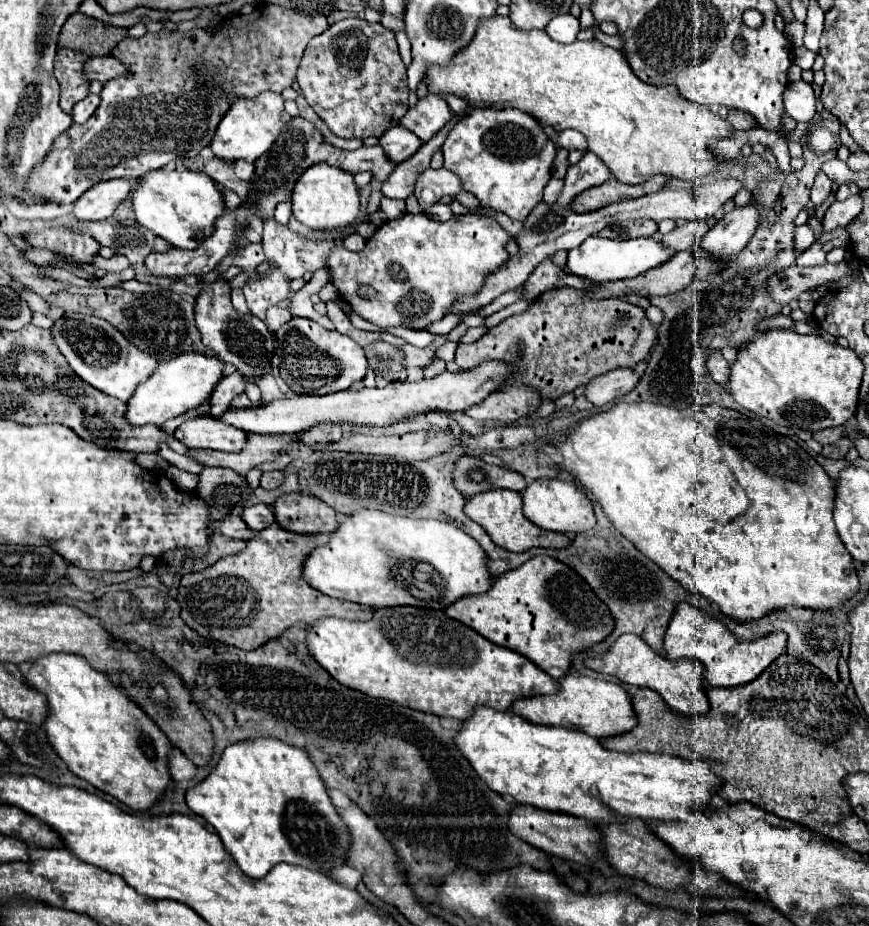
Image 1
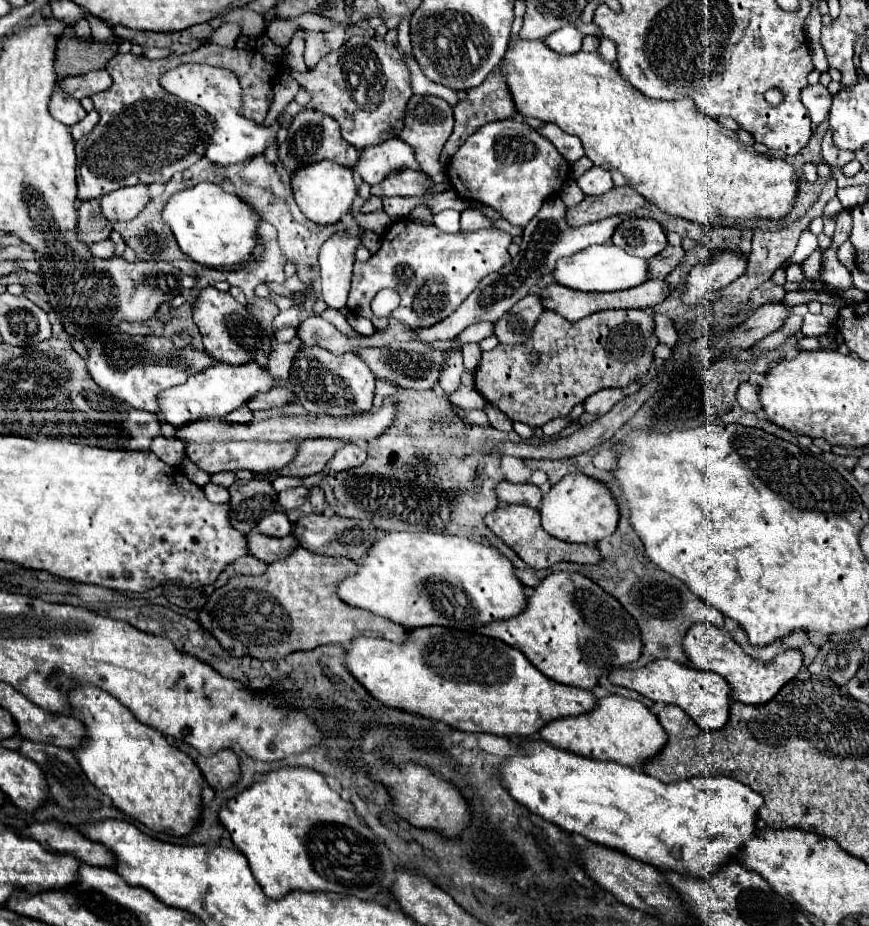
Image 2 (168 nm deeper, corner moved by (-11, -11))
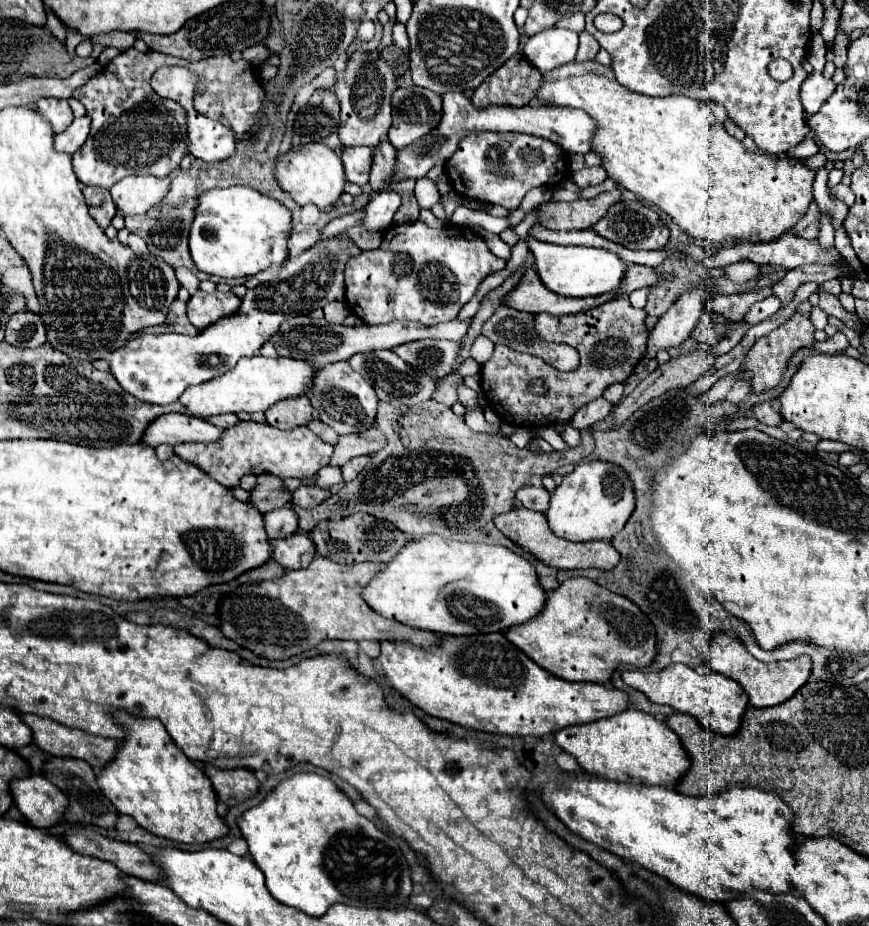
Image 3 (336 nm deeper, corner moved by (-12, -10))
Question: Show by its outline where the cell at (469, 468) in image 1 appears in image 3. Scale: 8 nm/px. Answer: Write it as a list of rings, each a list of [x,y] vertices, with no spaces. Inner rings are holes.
[[[523,486],[515,494],[517,502],[525,508],[545,512],[549,508],[549,492],[543,486]]]

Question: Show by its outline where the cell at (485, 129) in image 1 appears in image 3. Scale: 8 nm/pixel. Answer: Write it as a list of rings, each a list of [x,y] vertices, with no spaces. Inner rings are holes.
[[[475,132],[461,140],[445,170],[459,196],[517,210],[533,186],[555,186],[567,176],[567,158],[557,144],[545,138],[519,132]]]

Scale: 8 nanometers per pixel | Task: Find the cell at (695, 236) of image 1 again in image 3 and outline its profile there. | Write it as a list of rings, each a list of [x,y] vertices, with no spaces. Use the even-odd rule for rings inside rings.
[[[631,264],[625,272],[625,280],[621,282],[621,292],[623,294],[631,294],[633,290],[637,288],[643,288],[643,286],[653,286],[661,280],[661,274],[651,268],[651,266],[643,266],[643,264]]]

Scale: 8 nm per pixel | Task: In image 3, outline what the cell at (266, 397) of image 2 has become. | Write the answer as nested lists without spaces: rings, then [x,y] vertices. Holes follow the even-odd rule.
[[[295,396],[273,404],[273,408],[267,408],[265,416],[271,426],[291,430],[295,426],[303,426],[309,420],[313,420],[315,410],[311,408],[311,402],[307,396]]]

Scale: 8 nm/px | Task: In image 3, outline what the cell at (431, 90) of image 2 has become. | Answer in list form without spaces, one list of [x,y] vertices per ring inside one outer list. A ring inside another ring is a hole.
[[[395,24],[395,28],[393,28],[393,42],[405,52],[405,54],[409,54],[409,40],[407,40],[407,32],[405,32],[405,26],[403,24]]]

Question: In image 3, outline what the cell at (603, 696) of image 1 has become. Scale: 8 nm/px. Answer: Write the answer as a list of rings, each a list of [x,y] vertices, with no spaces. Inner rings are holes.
[[[627,708],[609,718],[601,718],[587,724],[563,728],[553,734],[555,742],[577,758],[585,772],[607,776],[611,780],[623,780],[633,784],[659,784],[675,786],[679,776],[687,772],[689,758],[681,748],[679,738],[671,728],[657,720],[653,714]]]

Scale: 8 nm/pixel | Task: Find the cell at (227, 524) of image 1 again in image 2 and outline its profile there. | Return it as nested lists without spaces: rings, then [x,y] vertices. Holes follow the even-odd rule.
[[[250,533],[248,547],[250,547],[250,553],[260,561],[274,563],[288,557],[298,547],[298,539],[294,535],[276,539],[276,537],[264,537],[262,533]]]

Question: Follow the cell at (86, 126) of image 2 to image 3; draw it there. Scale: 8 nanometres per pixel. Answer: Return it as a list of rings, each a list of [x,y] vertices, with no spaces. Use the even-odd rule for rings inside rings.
[[[87,114],[81,118],[75,118],[65,132],[55,136],[55,148],[59,152],[67,152],[67,154],[77,152],[81,148],[81,144],[87,140],[89,126],[91,126],[91,120]]]

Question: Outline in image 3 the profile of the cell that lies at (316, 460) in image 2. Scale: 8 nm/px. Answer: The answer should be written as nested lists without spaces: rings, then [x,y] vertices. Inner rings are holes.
[[[369,428],[369,430],[359,432],[359,434],[339,436],[329,464],[331,466],[343,466],[351,458],[363,456],[363,454],[375,454],[383,446],[385,446],[385,436],[377,428]]]

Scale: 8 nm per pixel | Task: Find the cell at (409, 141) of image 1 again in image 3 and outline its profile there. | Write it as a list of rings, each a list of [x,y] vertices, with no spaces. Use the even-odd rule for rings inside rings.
[[[369,146],[345,148],[345,152],[341,154],[341,160],[343,160],[345,176],[347,176],[349,182],[359,184],[359,186],[369,184],[373,154],[375,154],[375,148],[369,148]]]

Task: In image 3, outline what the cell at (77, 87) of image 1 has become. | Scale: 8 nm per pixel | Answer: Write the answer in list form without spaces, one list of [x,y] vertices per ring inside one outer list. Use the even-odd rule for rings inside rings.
[[[45,98],[45,100],[37,100],[35,102],[35,108],[51,122],[55,134],[63,132],[73,122],[73,112],[71,112],[67,100]]]

